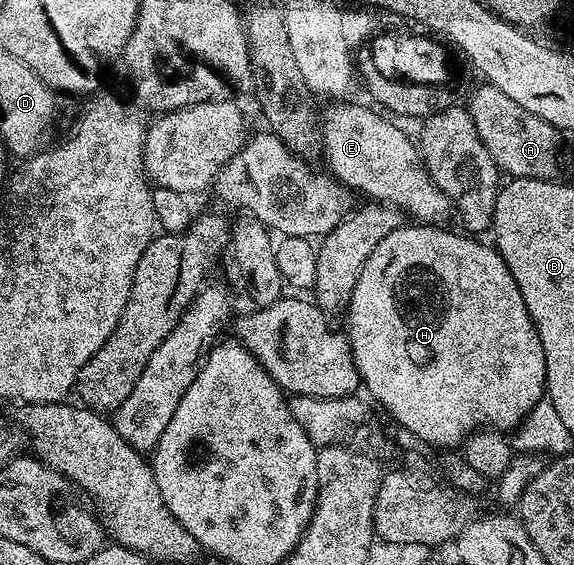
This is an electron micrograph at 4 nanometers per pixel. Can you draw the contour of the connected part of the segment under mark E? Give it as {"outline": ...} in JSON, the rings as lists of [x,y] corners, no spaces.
{"outline":[[[334,103],[330,109],[330,114],[320,125],[320,153],[330,164],[329,172],[333,174],[345,186],[349,187],[355,194],[363,193],[364,198],[371,202],[385,203],[387,206],[393,206],[399,211],[410,212],[415,222],[441,226],[446,216],[451,216],[452,206],[449,198],[441,193],[431,181],[426,169],[422,164],[422,157],[419,153],[419,146],[401,129],[393,120],[385,116],[380,117],[370,109],[358,105],[342,105],[346,103]]]}

